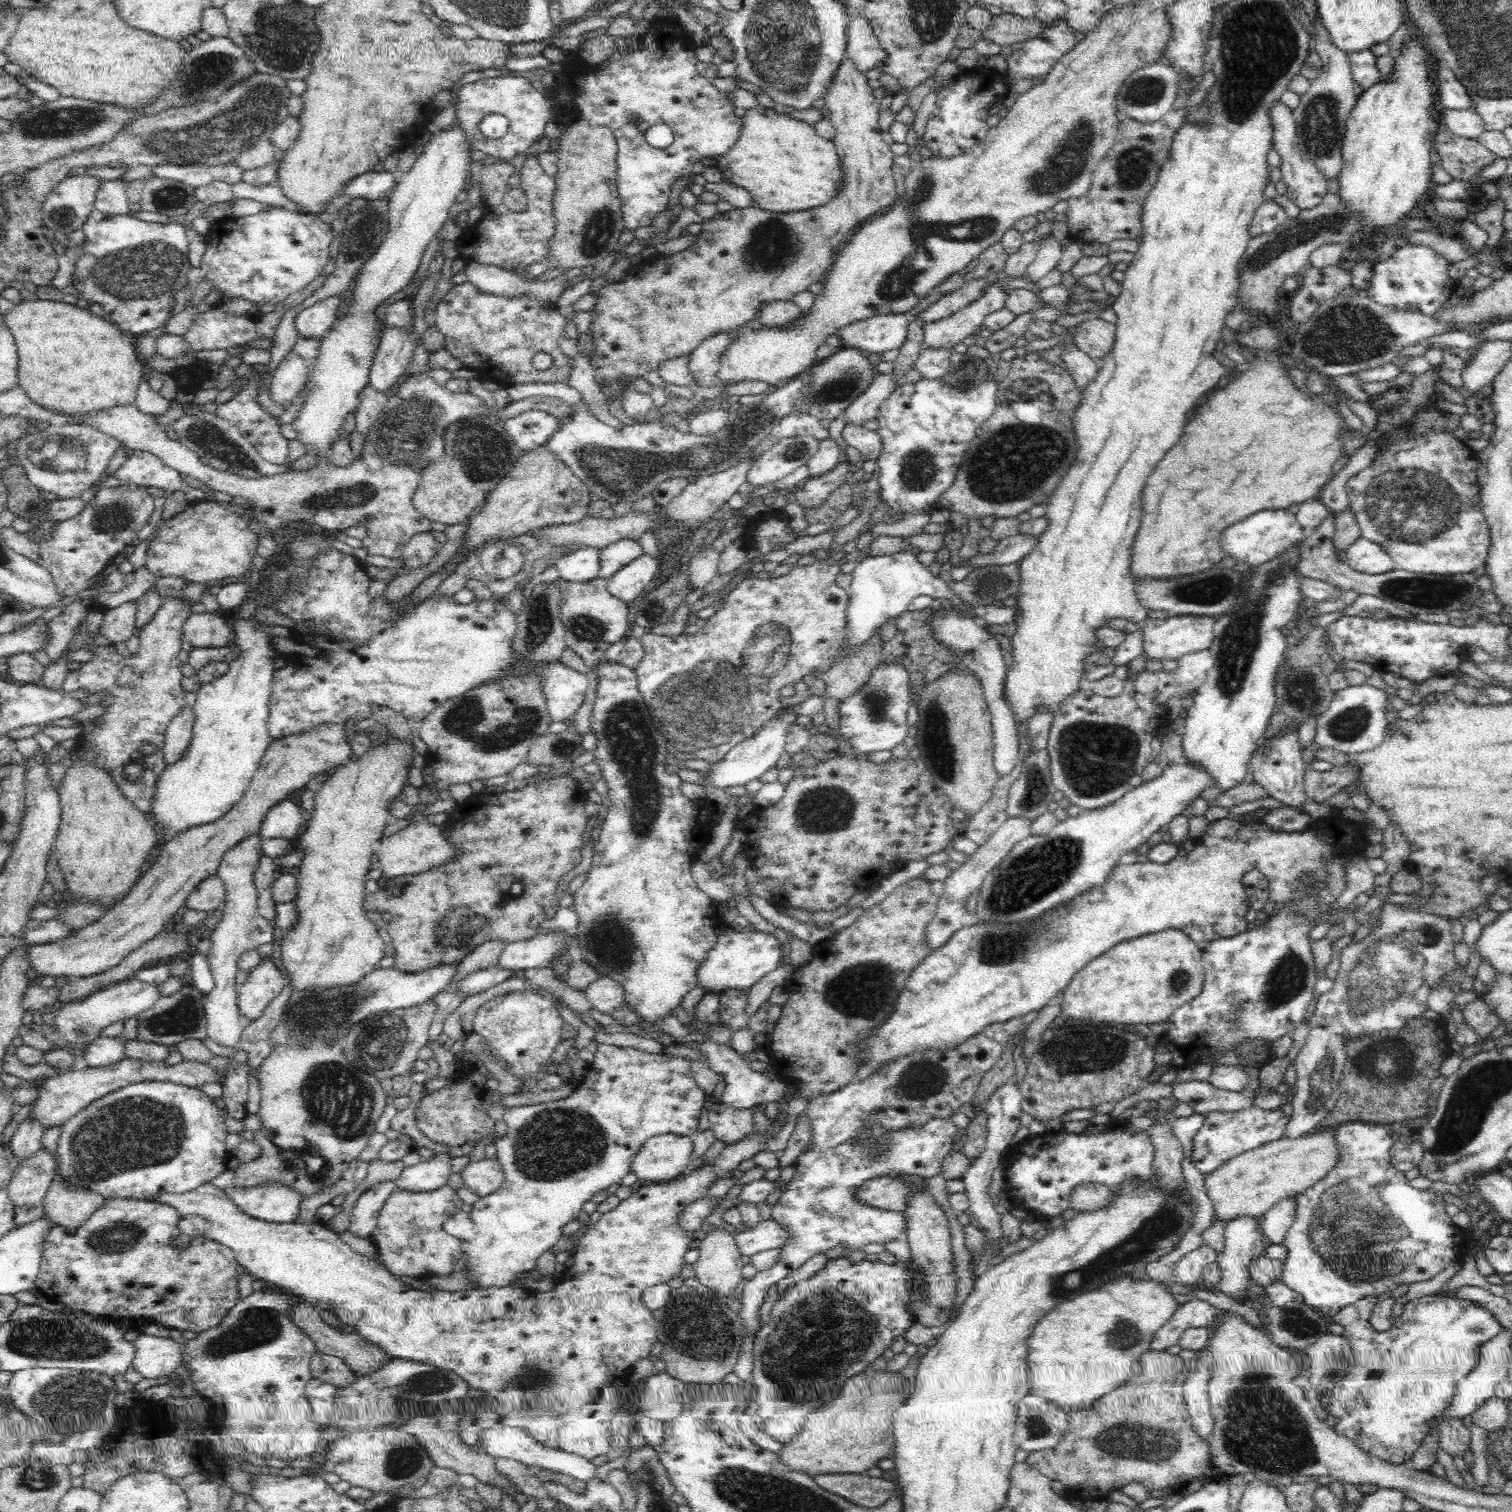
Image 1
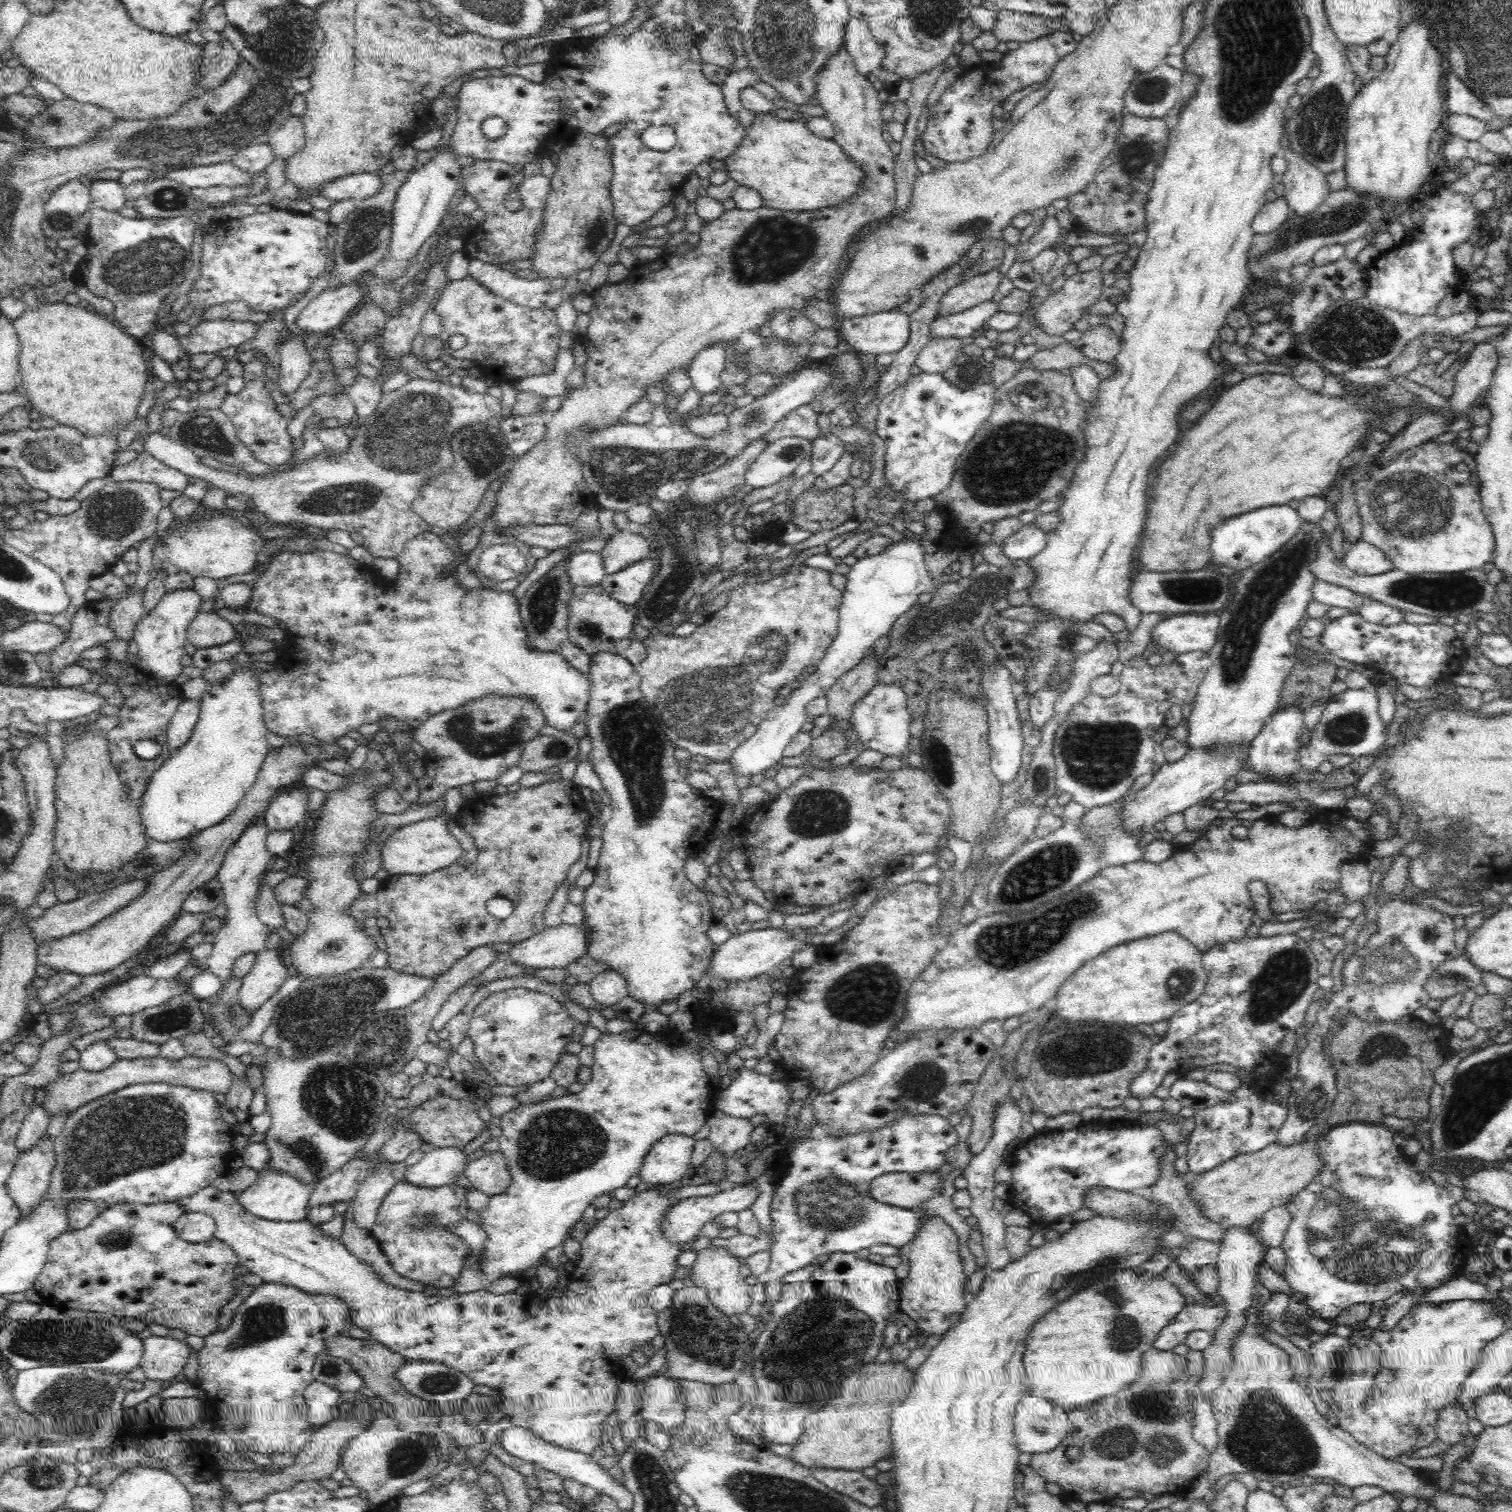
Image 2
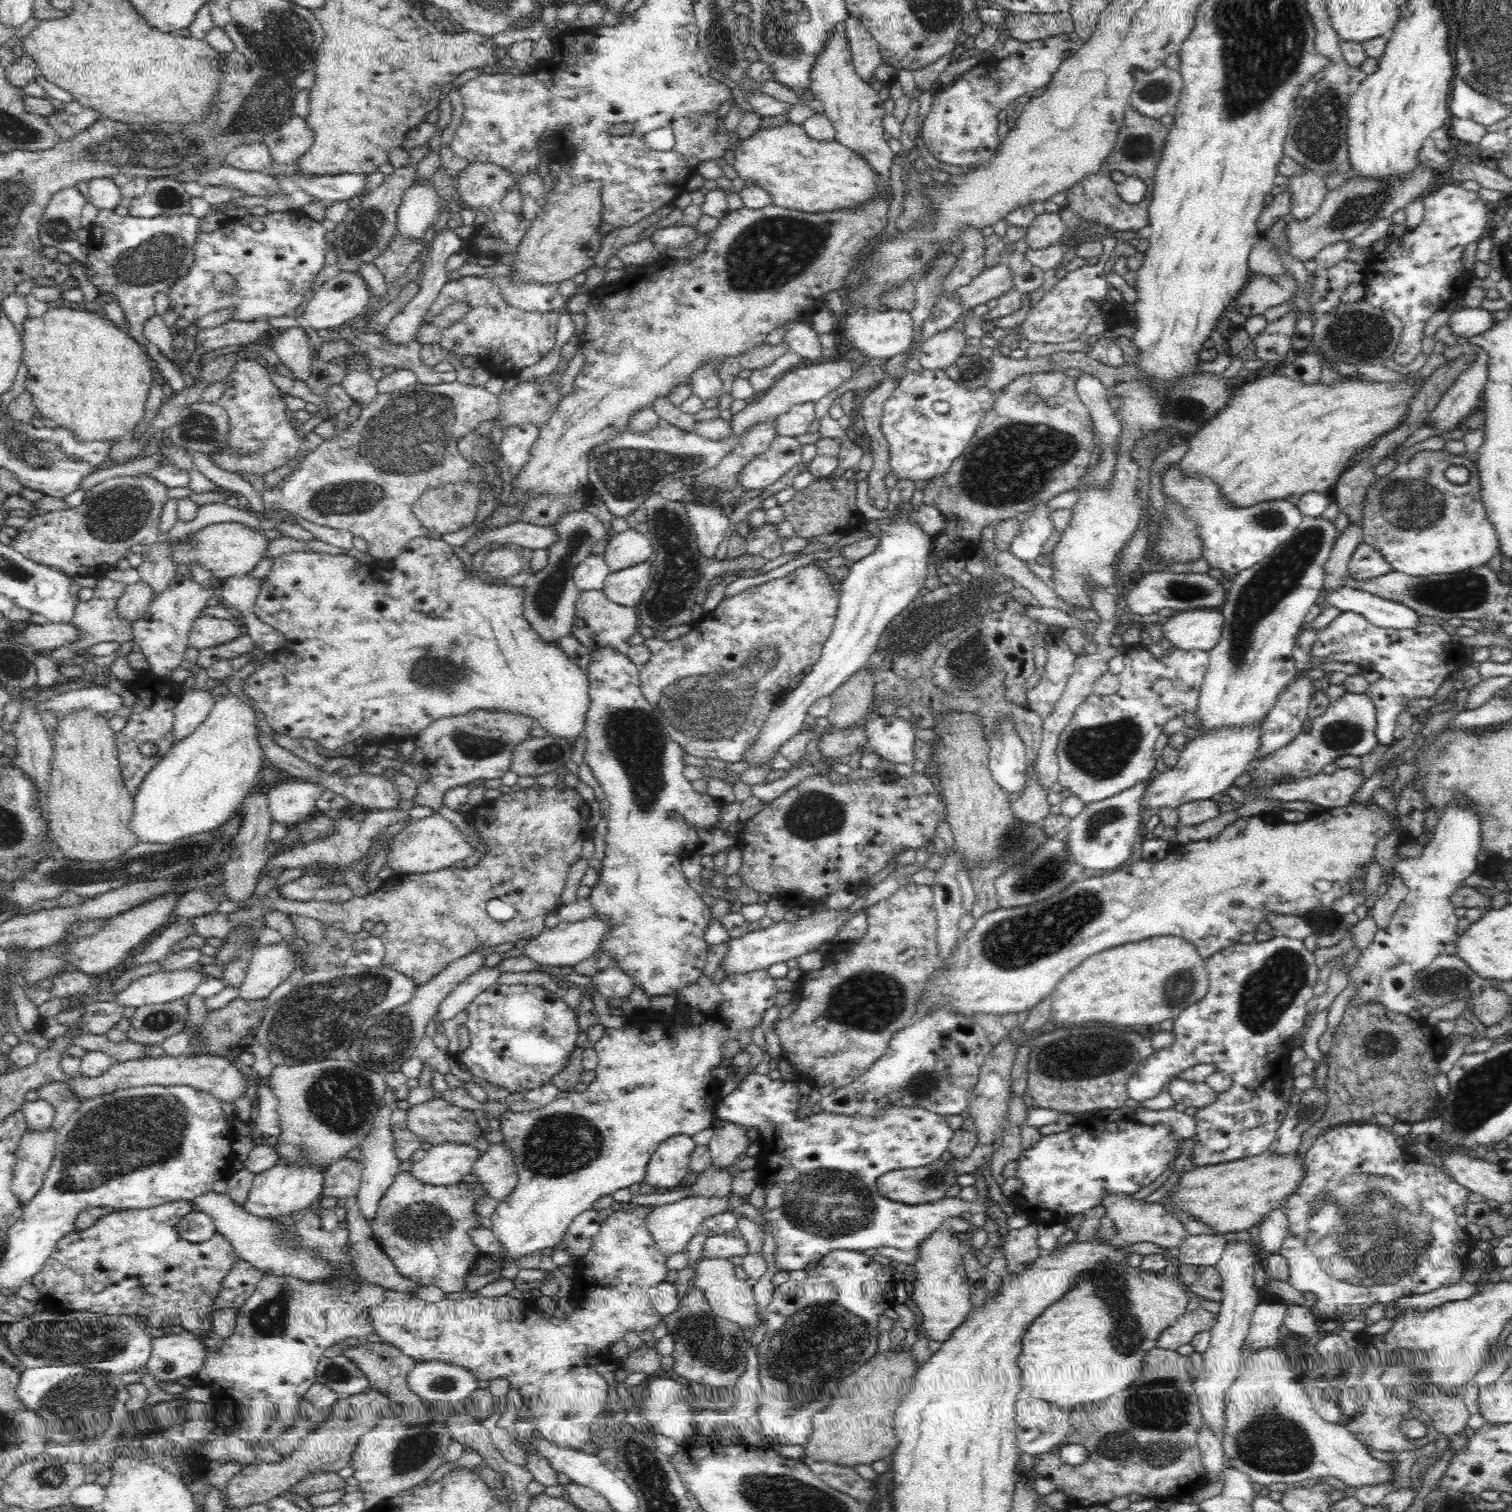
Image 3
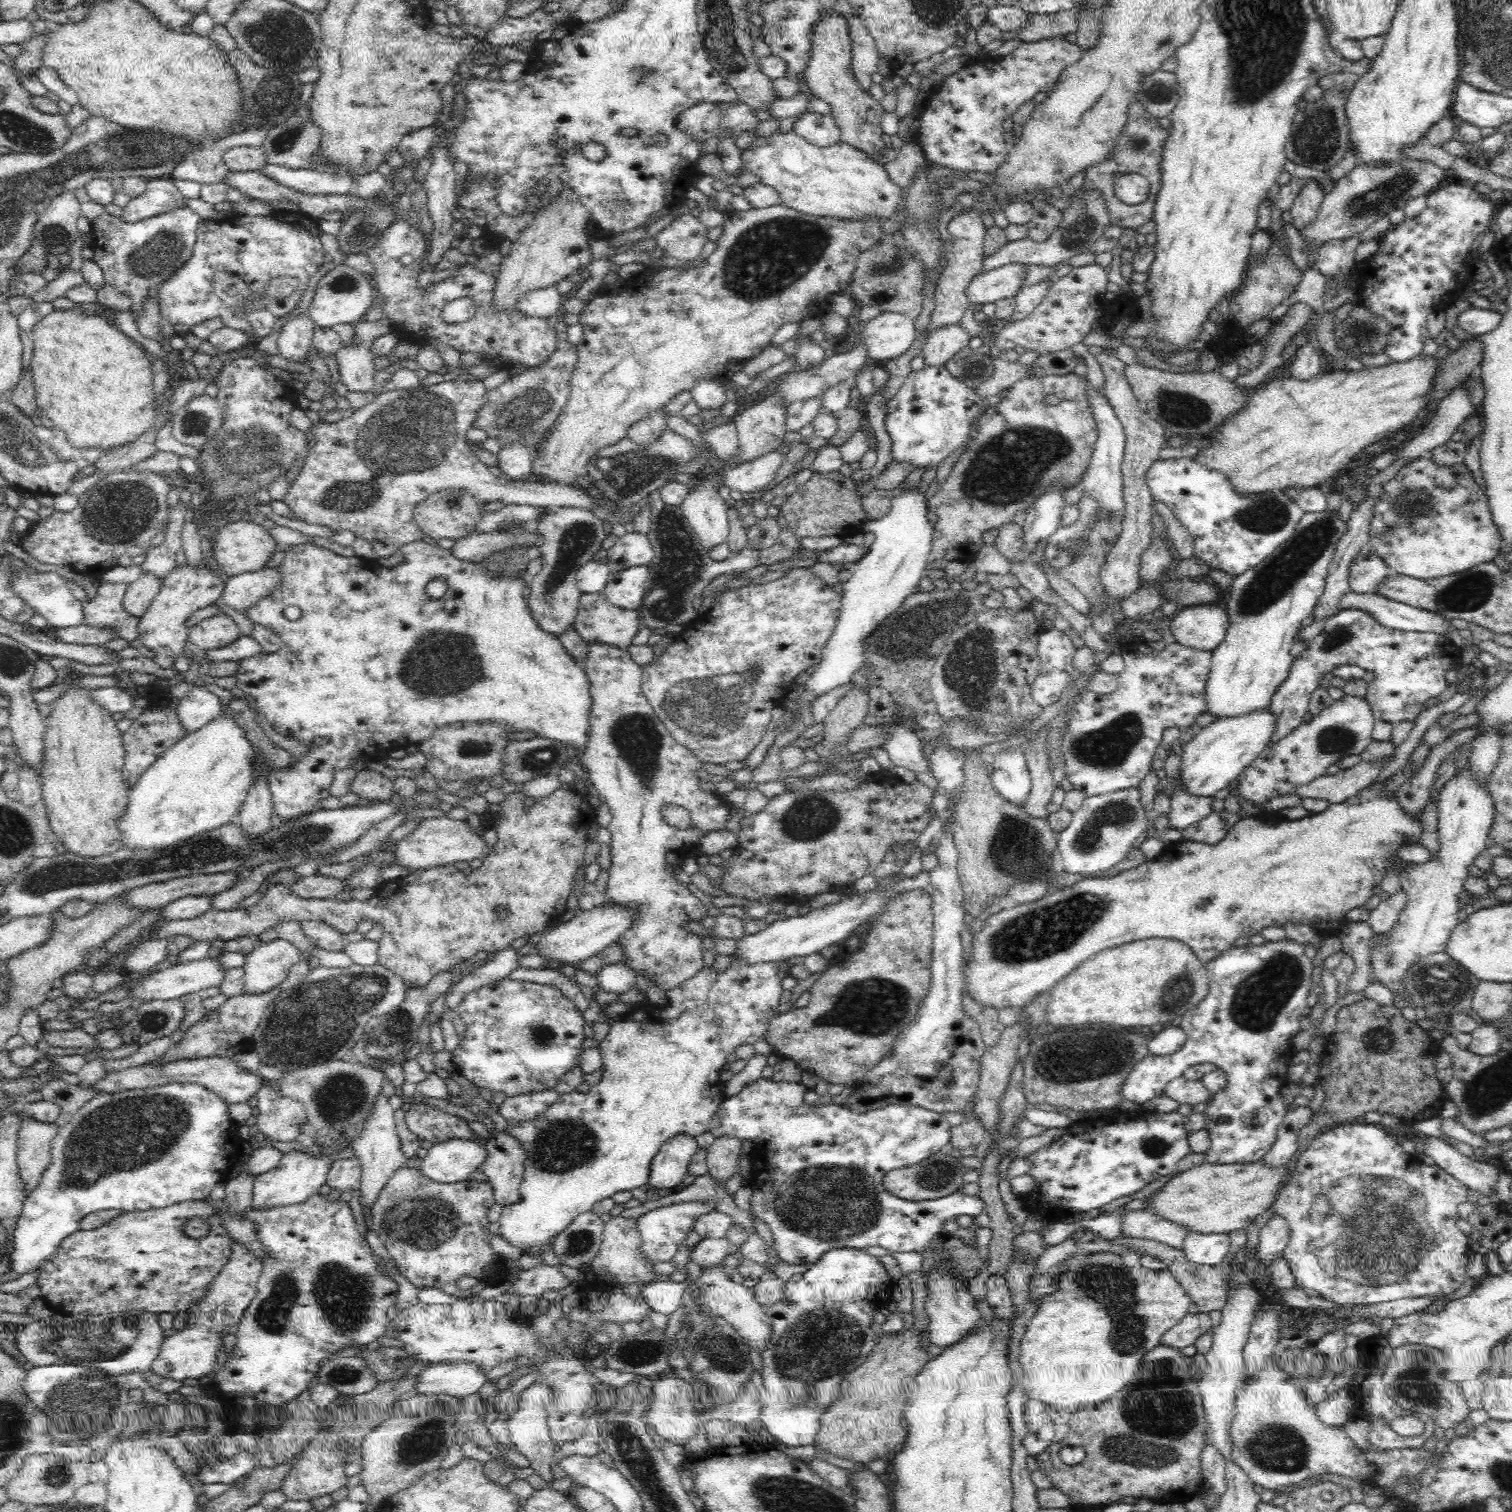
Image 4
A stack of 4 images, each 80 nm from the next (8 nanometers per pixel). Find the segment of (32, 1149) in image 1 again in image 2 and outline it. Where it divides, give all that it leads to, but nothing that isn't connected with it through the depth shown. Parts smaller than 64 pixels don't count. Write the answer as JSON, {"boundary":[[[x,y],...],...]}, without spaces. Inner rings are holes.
{"boundary":[[[32,1104],[16,1139],[18,1151],[28,1151],[40,1140],[47,1130],[51,1121],[51,1114],[42,1104]]]}

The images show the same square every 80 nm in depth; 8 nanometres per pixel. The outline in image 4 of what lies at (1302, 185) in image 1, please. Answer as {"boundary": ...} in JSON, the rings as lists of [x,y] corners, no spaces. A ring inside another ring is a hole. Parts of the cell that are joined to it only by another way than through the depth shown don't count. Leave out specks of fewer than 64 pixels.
{"boundary":[[[1304,179],[1302,192],[1298,194],[1298,198],[1287,213],[1294,229],[1302,232],[1315,221],[1323,202],[1323,196],[1323,190],[1318,187],[1316,180]]]}

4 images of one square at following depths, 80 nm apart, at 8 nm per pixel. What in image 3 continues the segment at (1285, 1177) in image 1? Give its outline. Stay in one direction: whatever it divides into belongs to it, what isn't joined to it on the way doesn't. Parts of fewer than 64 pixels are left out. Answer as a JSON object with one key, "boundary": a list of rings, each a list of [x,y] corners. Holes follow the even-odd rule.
{"boundary":[[[1265,1153],[1256,1158],[1244,1158],[1236,1162],[1226,1162],[1208,1166],[1197,1166],[1180,1174],[1178,1184],[1160,1202],[1163,1208],[1170,1207],[1174,1216],[1188,1215],[1208,1226],[1214,1234],[1240,1232],[1259,1224],[1267,1213],[1300,1184],[1304,1178],[1303,1158],[1271,1156]]]}

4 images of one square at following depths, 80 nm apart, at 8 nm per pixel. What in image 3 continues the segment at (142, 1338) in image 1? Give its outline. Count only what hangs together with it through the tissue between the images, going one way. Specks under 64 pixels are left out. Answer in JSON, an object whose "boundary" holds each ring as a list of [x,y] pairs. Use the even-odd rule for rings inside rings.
{"boundary":[[[187,1330],[178,1335],[166,1335],[152,1339],[152,1355],[148,1362],[148,1373],[158,1381],[179,1382],[196,1378],[204,1370],[208,1352],[204,1339],[208,1336],[192,1334]]]}

